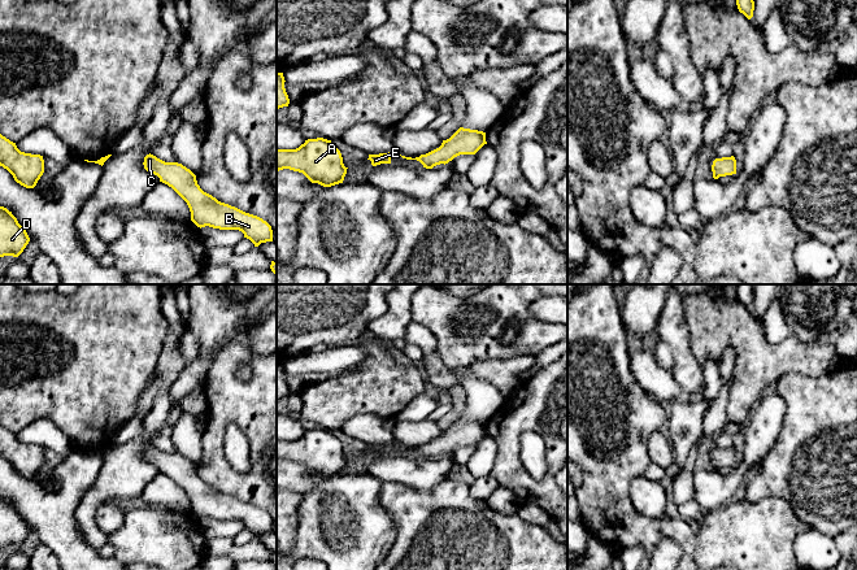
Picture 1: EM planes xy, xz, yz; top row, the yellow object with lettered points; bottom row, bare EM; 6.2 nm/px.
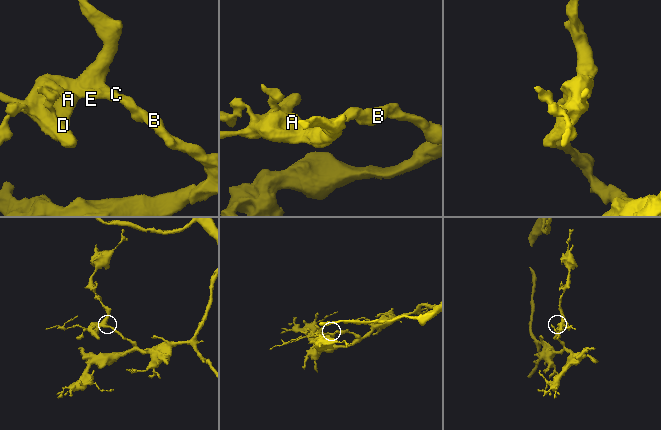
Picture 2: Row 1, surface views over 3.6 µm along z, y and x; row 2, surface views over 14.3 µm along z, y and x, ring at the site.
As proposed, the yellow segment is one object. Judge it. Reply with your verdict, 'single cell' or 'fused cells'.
single cell

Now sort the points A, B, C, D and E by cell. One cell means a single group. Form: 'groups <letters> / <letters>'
groups A B C D E

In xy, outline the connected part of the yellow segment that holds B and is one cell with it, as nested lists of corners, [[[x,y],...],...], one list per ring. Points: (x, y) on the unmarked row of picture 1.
[[[153,445],[144,448],[144,460],[171,478],[188,496],[191,512],[197,518],[219,521],[239,521],[255,538],[273,532],[271,517],[262,509],[245,504],[235,497],[218,492],[204,483],[197,475],[196,466],[178,453],[165,453]]]

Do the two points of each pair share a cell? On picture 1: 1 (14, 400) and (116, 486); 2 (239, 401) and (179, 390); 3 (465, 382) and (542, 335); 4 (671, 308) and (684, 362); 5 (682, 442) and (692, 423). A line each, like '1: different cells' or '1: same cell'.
1: different cells
2: different cells
3: different cells
4: same cell
5: same cell

